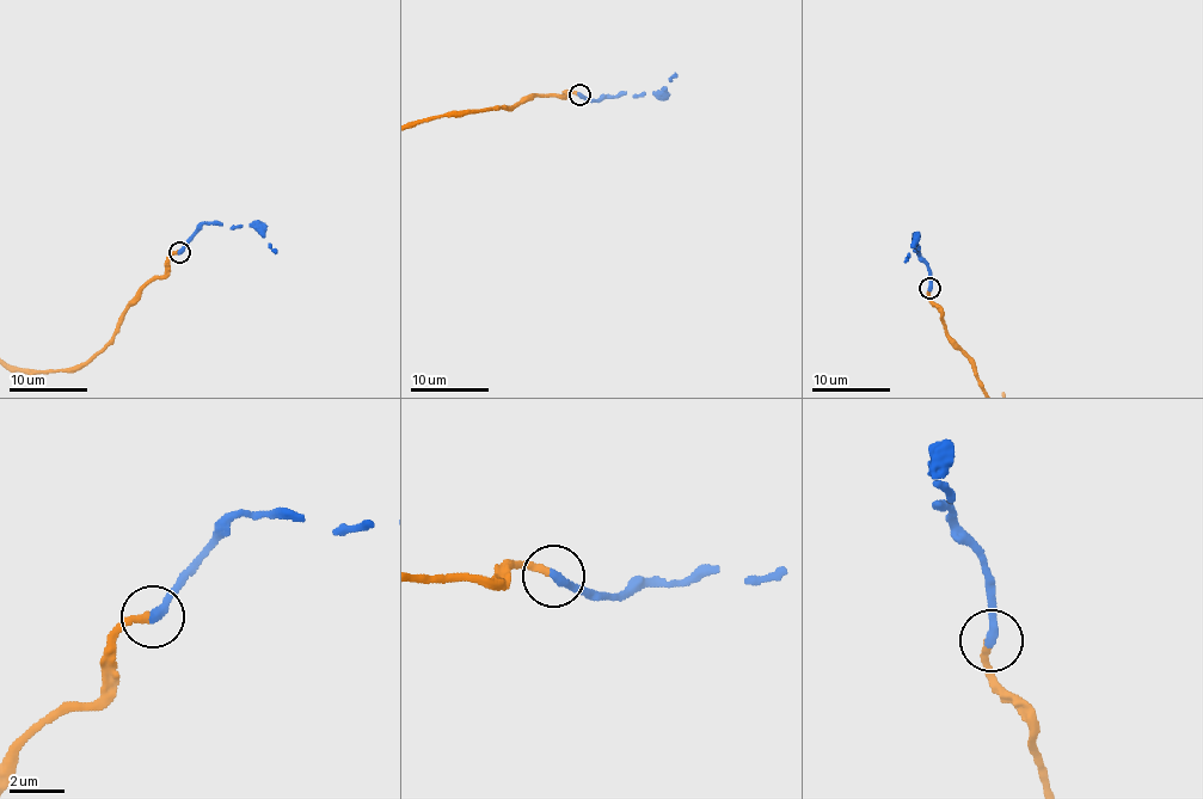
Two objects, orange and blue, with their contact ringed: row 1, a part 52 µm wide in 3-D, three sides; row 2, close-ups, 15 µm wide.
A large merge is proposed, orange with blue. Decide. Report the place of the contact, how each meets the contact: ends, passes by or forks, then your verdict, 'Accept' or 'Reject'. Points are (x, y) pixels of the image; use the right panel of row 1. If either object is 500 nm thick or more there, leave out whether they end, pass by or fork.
Place: (930, 288). At the ring orange ends. At the ring blue ends. Accept

